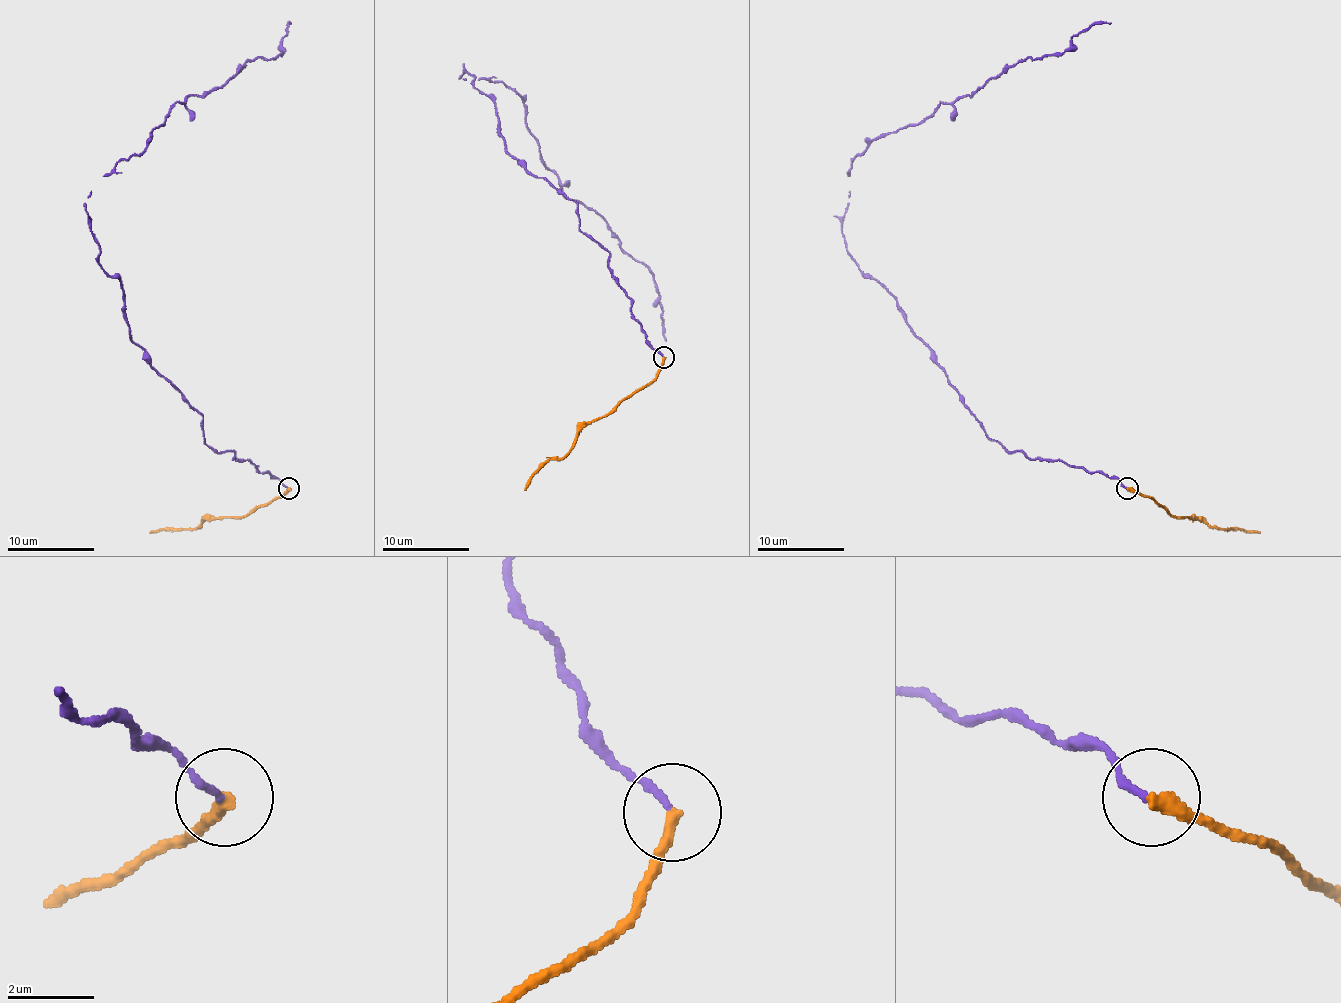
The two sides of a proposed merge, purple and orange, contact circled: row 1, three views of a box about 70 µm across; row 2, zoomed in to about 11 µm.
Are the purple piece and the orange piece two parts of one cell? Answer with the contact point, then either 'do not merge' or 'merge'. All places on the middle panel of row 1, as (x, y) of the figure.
at (663, 357); do not merge

